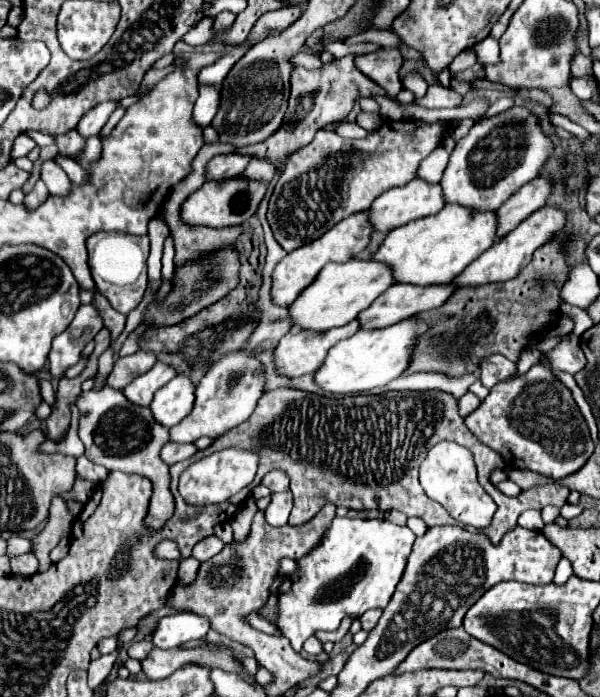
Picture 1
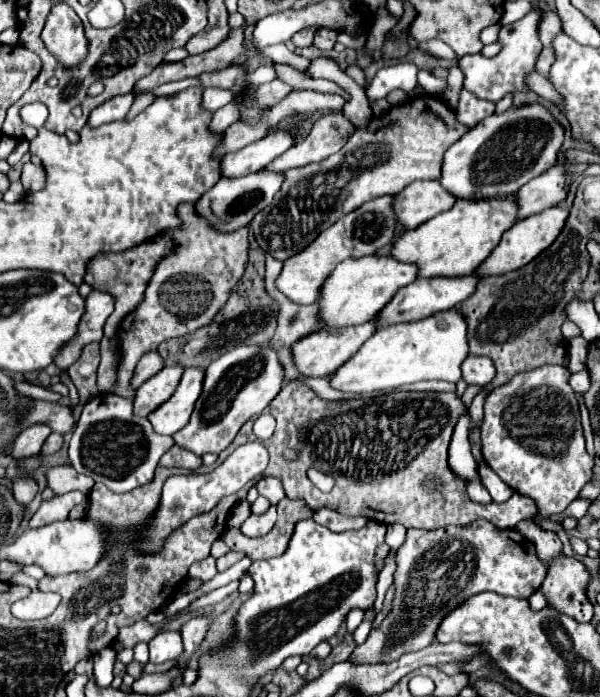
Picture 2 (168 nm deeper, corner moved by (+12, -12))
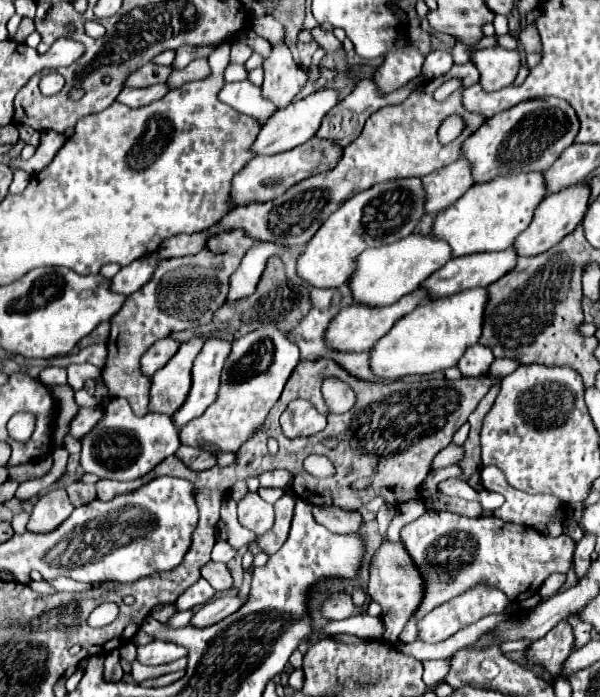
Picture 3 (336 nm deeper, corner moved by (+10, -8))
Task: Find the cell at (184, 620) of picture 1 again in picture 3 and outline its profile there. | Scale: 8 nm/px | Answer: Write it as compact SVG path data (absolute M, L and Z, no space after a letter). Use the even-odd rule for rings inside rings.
M152 640L144 646L138 646L136 650L136 660L140 664L148 664L148 666L158 666L158 664L168 664L172 660L178 660L182 656L186 656L188 652L184 648L178 648L176 644L166 644L162 640Z

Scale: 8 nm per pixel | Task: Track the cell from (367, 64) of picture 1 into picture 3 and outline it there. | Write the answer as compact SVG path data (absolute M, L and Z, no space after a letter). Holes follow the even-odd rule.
M316 26L316 28L312 28L310 30L312 32L312 38L328 52L328 50L338 50L338 46L342 46L340 42L338 42L338 38L332 34L332 32L326 32L326 30L322 30L320 26Z

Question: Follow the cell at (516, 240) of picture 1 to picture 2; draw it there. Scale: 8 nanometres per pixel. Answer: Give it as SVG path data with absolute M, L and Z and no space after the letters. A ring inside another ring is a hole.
M554 206L550 210L544 210L540 214L534 214L530 218L516 222L508 232L504 232L498 248L490 252L488 260L484 260L484 264L480 264L480 268L476 268L474 274L488 278L488 276L500 276L506 272L514 272L514 270L526 266L530 260L534 260L540 252L544 252L558 238L560 230L564 228L566 218L568 218L568 210Z

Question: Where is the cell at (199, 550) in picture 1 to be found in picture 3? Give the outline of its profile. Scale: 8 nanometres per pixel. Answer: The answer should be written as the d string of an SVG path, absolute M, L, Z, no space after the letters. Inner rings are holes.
M210 562L210 564L206 564L202 568L202 578L206 578L216 592L224 592L224 590L230 590L234 586L230 570L222 562Z

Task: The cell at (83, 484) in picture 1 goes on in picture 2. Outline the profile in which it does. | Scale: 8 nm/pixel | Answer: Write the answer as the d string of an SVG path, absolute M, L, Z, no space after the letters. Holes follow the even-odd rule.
M56 466L48 470L46 478L48 478L48 488L52 488L56 494L66 494L70 490L90 492L94 486L92 478L78 474L74 468L68 468L68 466Z

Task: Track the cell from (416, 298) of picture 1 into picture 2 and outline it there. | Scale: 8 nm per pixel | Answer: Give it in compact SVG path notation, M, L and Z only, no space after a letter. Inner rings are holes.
M462 276L460 280L414 280L412 284L400 288L394 298L380 310L380 314L374 316L378 328L380 326L390 326L390 324L404 324L404 322L416 322L426 316L434 316L438 312L446 312L456 308L460 302L464 302L476 288L478 278L472 276Z

